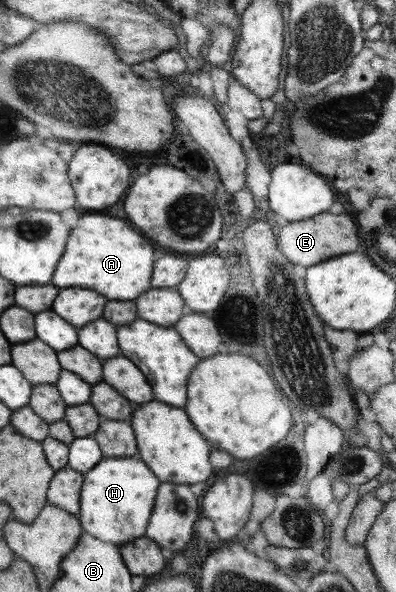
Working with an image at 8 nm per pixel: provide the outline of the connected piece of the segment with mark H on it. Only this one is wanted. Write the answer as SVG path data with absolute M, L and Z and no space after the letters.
M104 456L96 466L84 474L84 490L80 490L80 522L84 522L84 532L100 538L100 542L130 542L144 536L158 480L146 468L144 462L136 458L108 458Z

